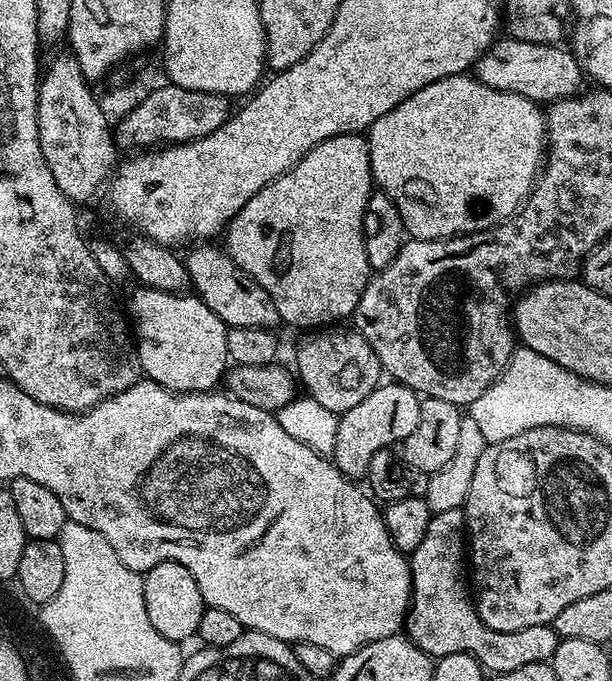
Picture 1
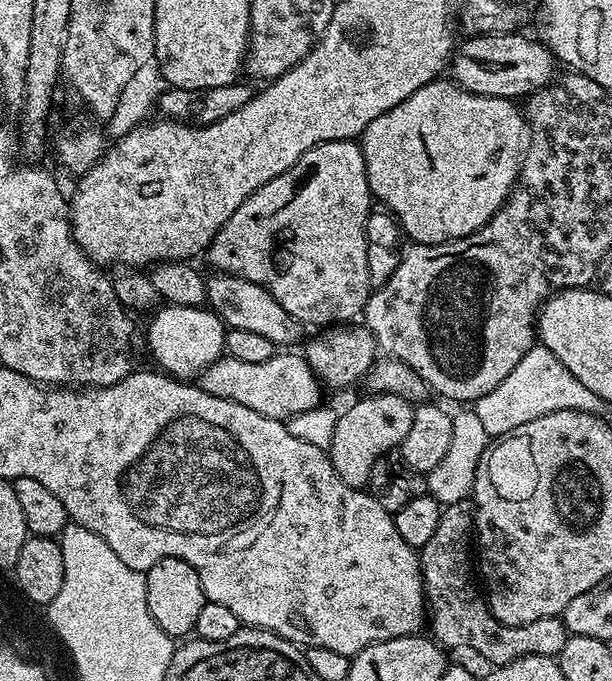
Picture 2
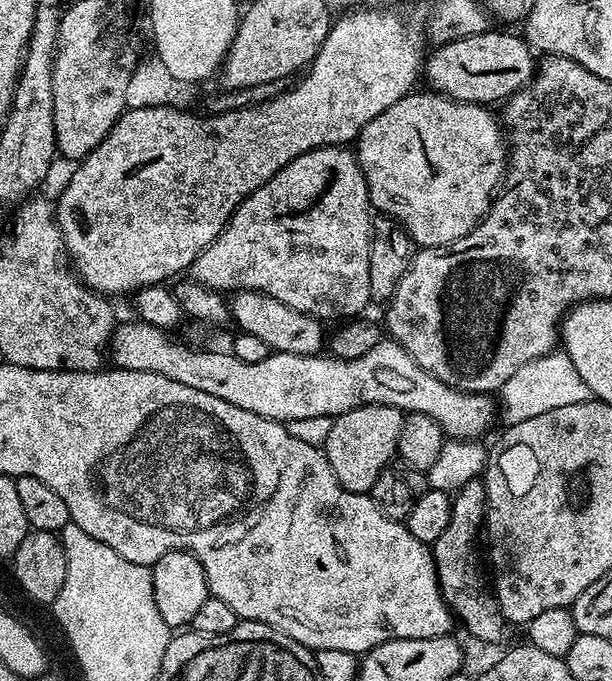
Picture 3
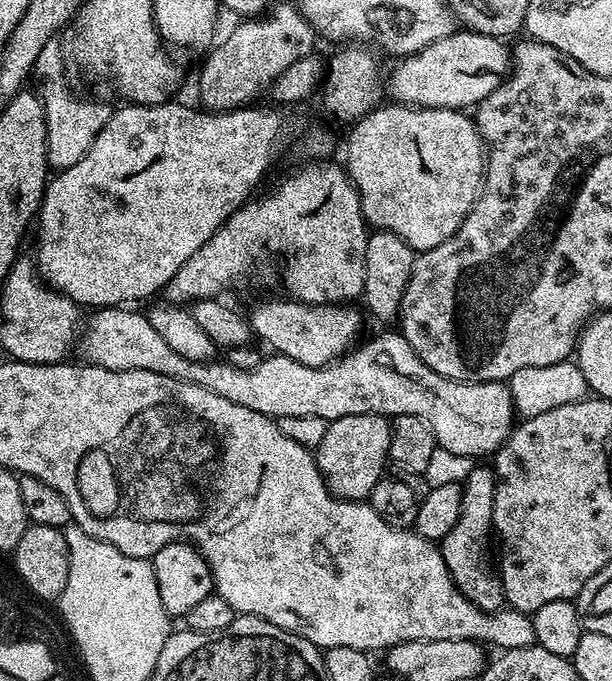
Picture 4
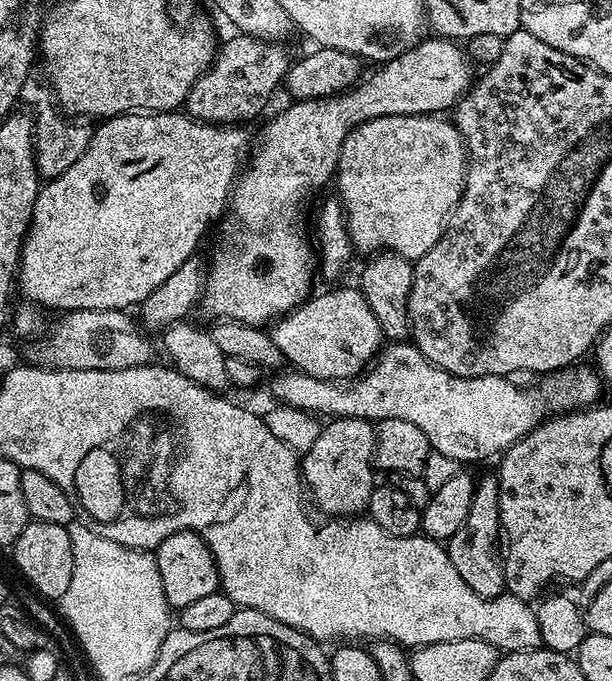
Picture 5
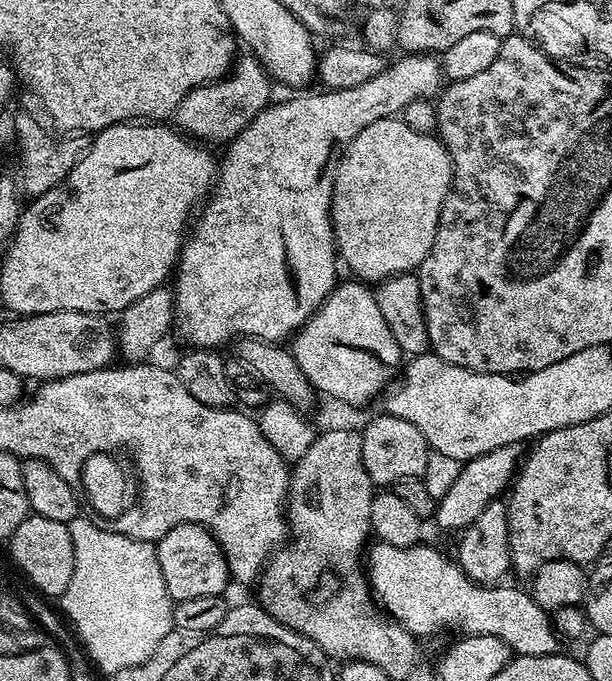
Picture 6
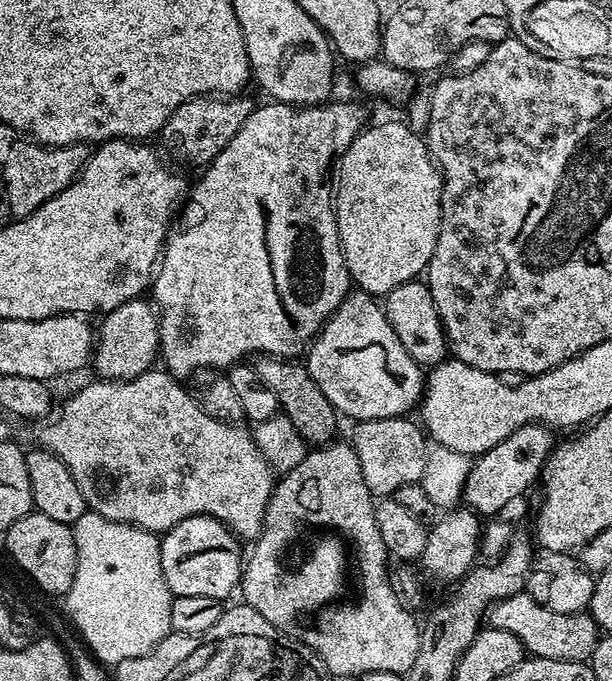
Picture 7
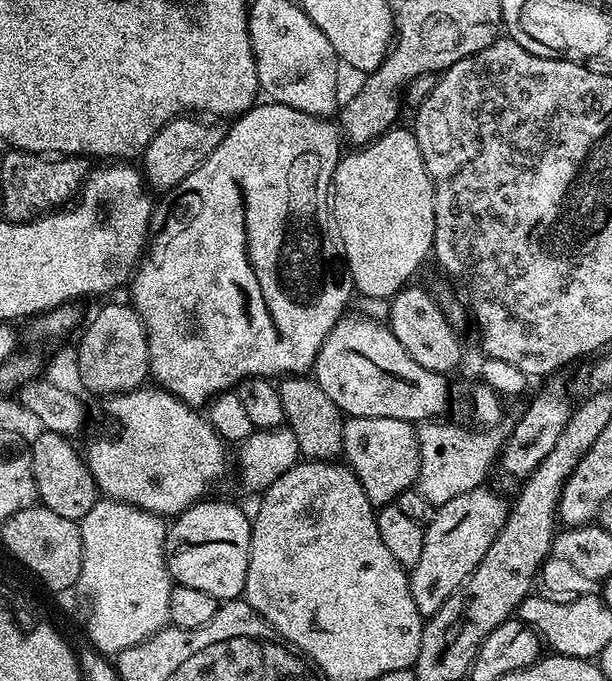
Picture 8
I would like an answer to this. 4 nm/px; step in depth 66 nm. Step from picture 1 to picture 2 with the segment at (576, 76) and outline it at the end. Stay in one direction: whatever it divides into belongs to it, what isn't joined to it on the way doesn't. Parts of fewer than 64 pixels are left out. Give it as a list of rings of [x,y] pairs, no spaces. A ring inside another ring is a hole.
[[[511,32],[501,36],[474,36],[465,39],[464,49],[462,44],[450,61],[451,79],[474,94],[501,96],[507,100],[527,98],[533,92],[542,90],[557,75],[558,61],[539,39],[531,40],[524,35]]]

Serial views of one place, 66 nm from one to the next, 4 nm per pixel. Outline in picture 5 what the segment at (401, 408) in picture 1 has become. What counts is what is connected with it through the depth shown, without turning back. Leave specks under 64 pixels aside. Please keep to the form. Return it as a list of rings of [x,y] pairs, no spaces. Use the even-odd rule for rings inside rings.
[[[349,416],[329,419],[321,427],[314,446],[310,446],[310,450],[302,456],[302,479],[310,493],[311,503],[316,503],[328,518],[352,518],[363,513],[374,487],[375,455],[373,421]]]

